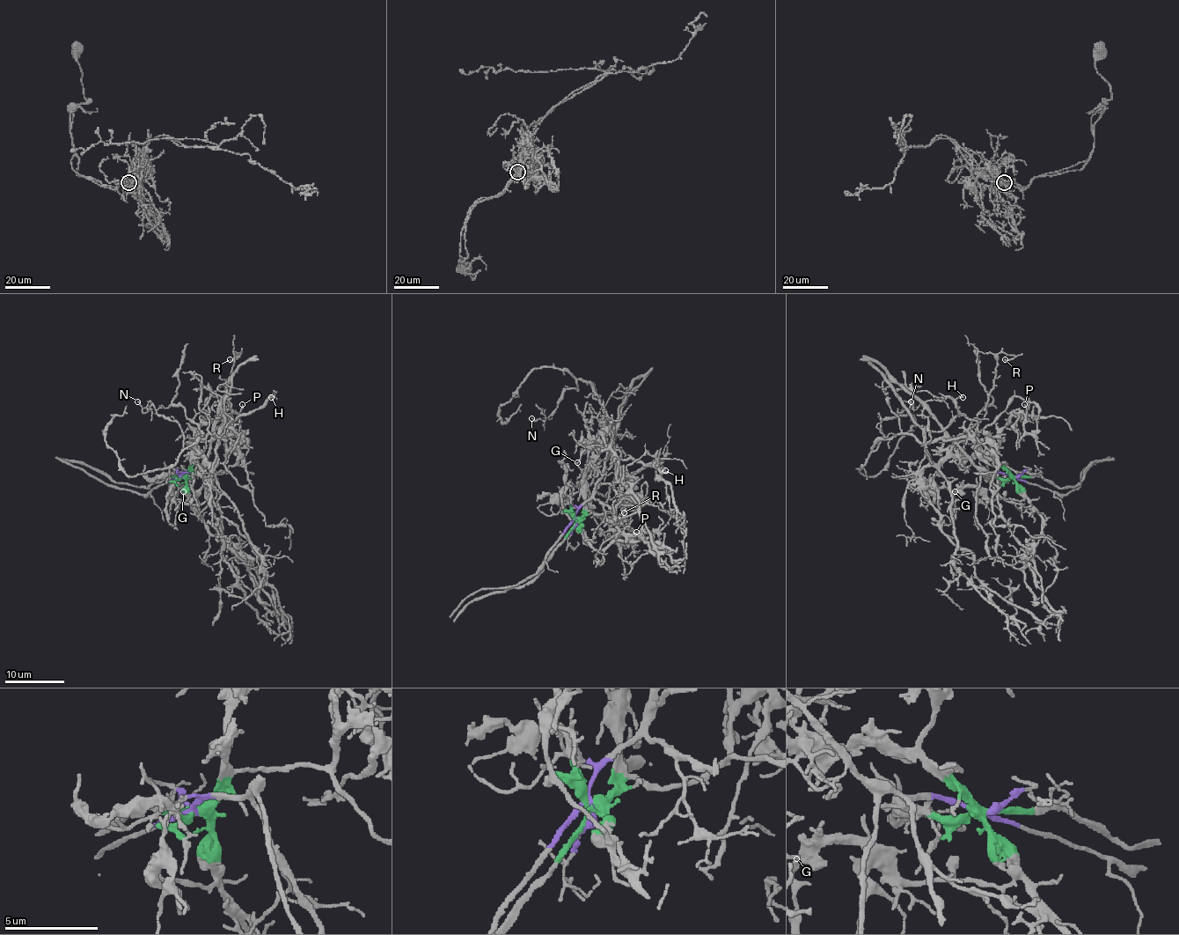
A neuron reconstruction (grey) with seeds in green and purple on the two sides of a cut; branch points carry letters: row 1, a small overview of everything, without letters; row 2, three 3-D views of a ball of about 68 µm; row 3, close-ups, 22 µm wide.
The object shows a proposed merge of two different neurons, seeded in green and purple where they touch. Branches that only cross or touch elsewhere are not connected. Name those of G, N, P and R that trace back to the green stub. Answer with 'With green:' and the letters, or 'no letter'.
With green: G, P

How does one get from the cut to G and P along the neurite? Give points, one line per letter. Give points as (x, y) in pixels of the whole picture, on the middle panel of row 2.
G: (574, 522), (581, 516), (584, 502), (584, 470), (611, 440), (611, 435), (602, 430), (576, 463)
P: (574, 522), (582, 515), (585, 502), (597, 516), (612, 516), (633, 533), (636, 531)

